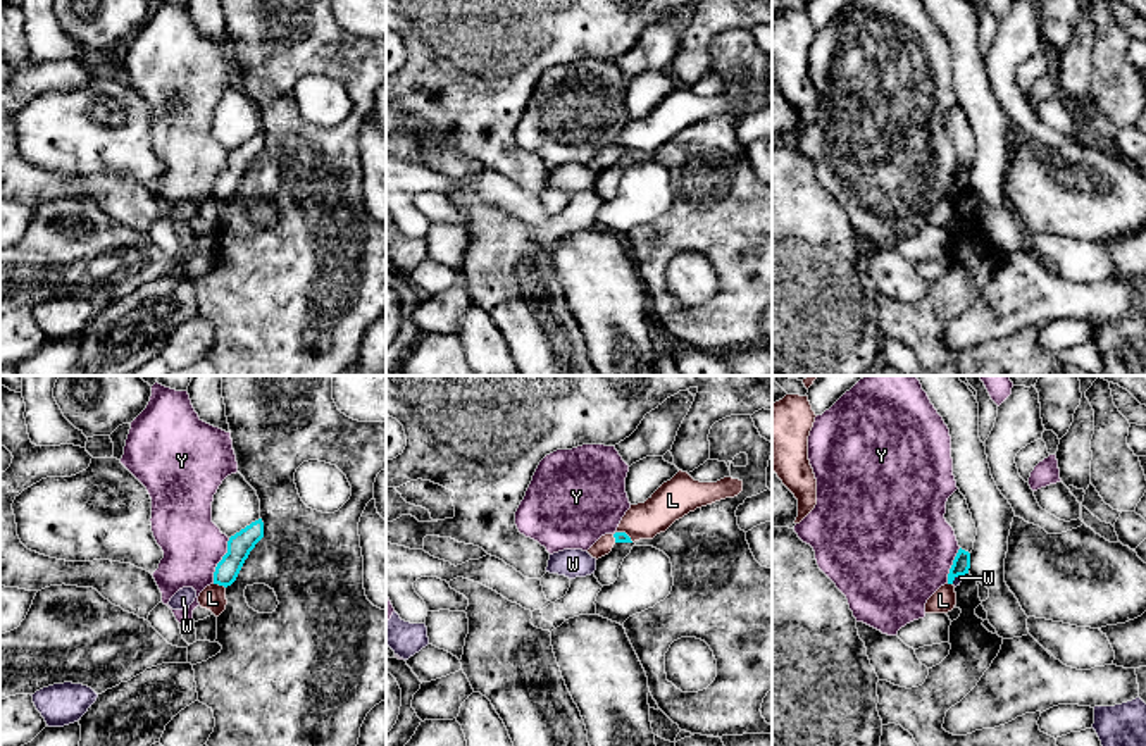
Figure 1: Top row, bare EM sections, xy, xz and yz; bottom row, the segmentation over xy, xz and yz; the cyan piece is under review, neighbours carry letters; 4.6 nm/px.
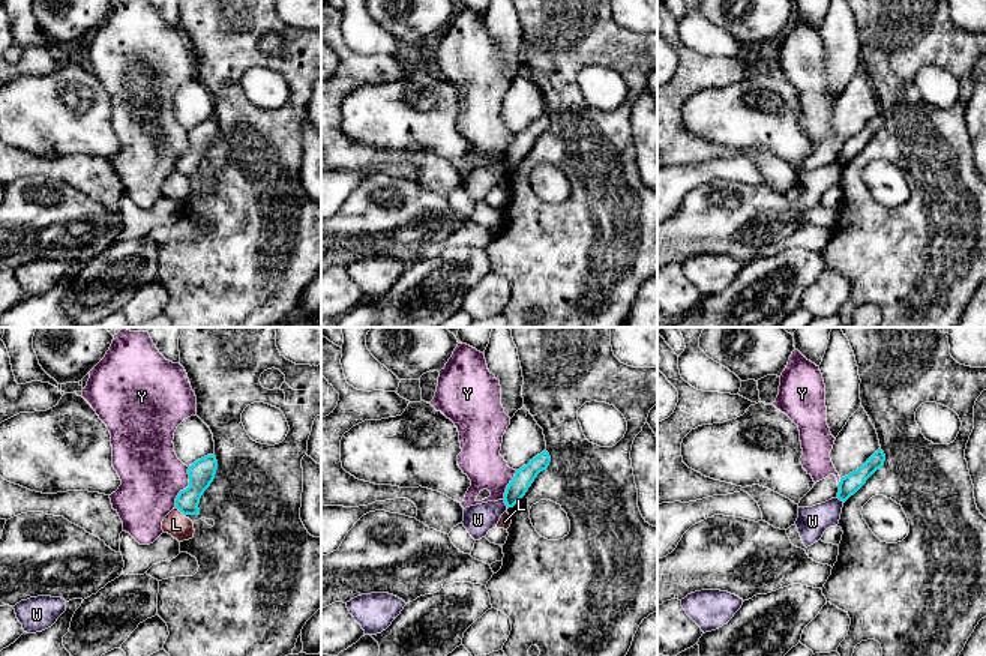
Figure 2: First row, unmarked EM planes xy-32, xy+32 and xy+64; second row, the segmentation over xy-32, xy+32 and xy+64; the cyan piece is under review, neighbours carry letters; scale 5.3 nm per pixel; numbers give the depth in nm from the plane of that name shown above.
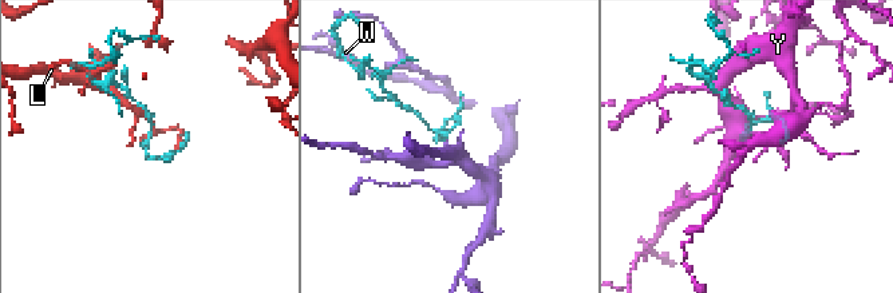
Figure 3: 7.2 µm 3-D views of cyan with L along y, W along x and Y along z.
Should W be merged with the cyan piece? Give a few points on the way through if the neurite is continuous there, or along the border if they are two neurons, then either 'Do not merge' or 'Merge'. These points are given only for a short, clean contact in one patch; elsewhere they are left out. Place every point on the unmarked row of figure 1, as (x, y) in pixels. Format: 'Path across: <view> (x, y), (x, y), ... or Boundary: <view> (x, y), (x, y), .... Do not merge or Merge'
Boundary: yz (962, 188), (952, 197). Do not merge

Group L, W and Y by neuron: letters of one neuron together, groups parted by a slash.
L / W / Y

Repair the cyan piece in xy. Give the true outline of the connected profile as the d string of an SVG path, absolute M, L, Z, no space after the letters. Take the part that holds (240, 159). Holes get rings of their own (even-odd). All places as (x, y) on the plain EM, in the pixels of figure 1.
M262 133L252 136L250 140L231 150L227 155L227 167L215 181L214 198L224 202L231 200L236 195L250 165L262 152L264 152Z

